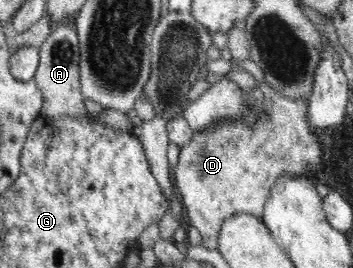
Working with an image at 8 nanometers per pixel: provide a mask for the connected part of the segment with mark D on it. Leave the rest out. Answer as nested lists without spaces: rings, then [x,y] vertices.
[[[264,78],[255,79],[250,89],[246,87],[240,87],[237,85],[237,93],[239,93],[240,101],[240,114],[238,115],[220,115],[217,118],[201,128],[194,128],[190,137],[186,143],[179,146],[178,159],[176,159],[176,165],[171,167],[172,169],[172,181],[178,187],[182,203],[186,208],[186,215],[188,225],[192,225],[198,229],[201,233],[201,246],[208,251],[214,251],[217,249],[217,235],[220,226],[224,219],[229,215],[236,212],[242,212],[258,216],[259,218],[263,215],[264,206],[268,196],[271,194],[271,189],[274,188],[281,180],[294,180],[295,178],[302,178],[306,173],[314,173],[322,167],[324,163],[324,147],[322,147],[322,139],[320,139],[320,129],[314,122],[310,115],[309,97],[310,95],[298,94],[297,96],[287,96],[273,88]]]

